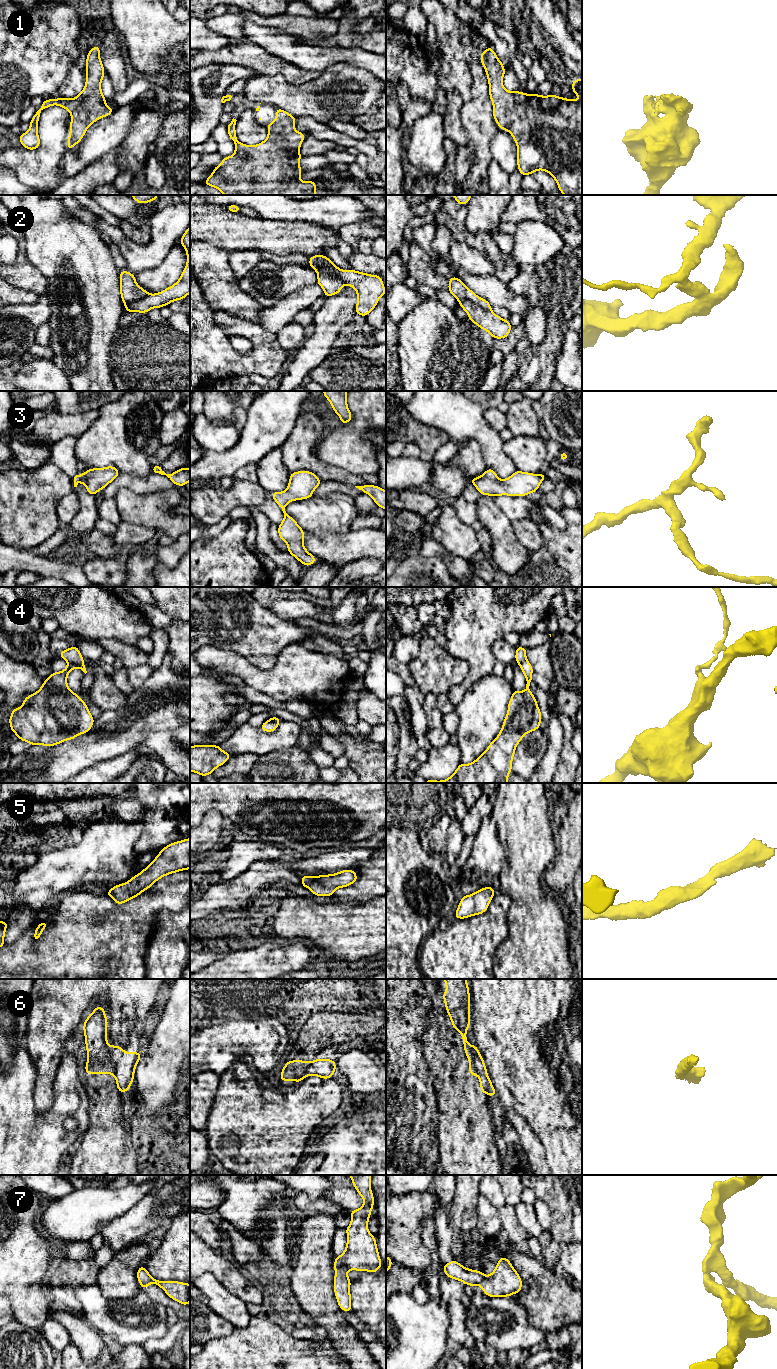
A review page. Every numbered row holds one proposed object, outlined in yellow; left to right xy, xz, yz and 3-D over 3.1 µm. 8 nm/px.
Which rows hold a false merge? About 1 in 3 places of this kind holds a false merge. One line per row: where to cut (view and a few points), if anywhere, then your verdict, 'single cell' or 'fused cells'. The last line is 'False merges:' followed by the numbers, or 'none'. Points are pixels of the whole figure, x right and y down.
1: no cut | single cell
2: yz (460, 302), (469, 300), (490, 310) | fused cells
3: no cut | single cell
4: xy (69, 662), (74, 662), (81, 668) | fused cells
5: no cut | single cell
6: yz (469, 1046), (478, 1074) | fused cells
7: xz (346, 1270), (335, 1272) | fused cells
False merges: 2, 4, 6, 7

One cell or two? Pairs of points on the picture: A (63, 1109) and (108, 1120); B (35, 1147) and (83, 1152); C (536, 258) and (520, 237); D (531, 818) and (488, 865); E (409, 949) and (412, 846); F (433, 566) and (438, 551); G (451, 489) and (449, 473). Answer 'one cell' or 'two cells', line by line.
A: two cells
B: two cells
C: one cell
D: two cells
E: one cell
F: two cells
G: one cell

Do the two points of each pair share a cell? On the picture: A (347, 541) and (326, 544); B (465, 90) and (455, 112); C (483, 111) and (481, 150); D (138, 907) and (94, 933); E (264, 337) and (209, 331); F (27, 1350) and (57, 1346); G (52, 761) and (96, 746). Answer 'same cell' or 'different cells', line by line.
A: same cell
B: different cells
C: same cell
D: same cell
E: different cells
F: different cells
G: same cell

